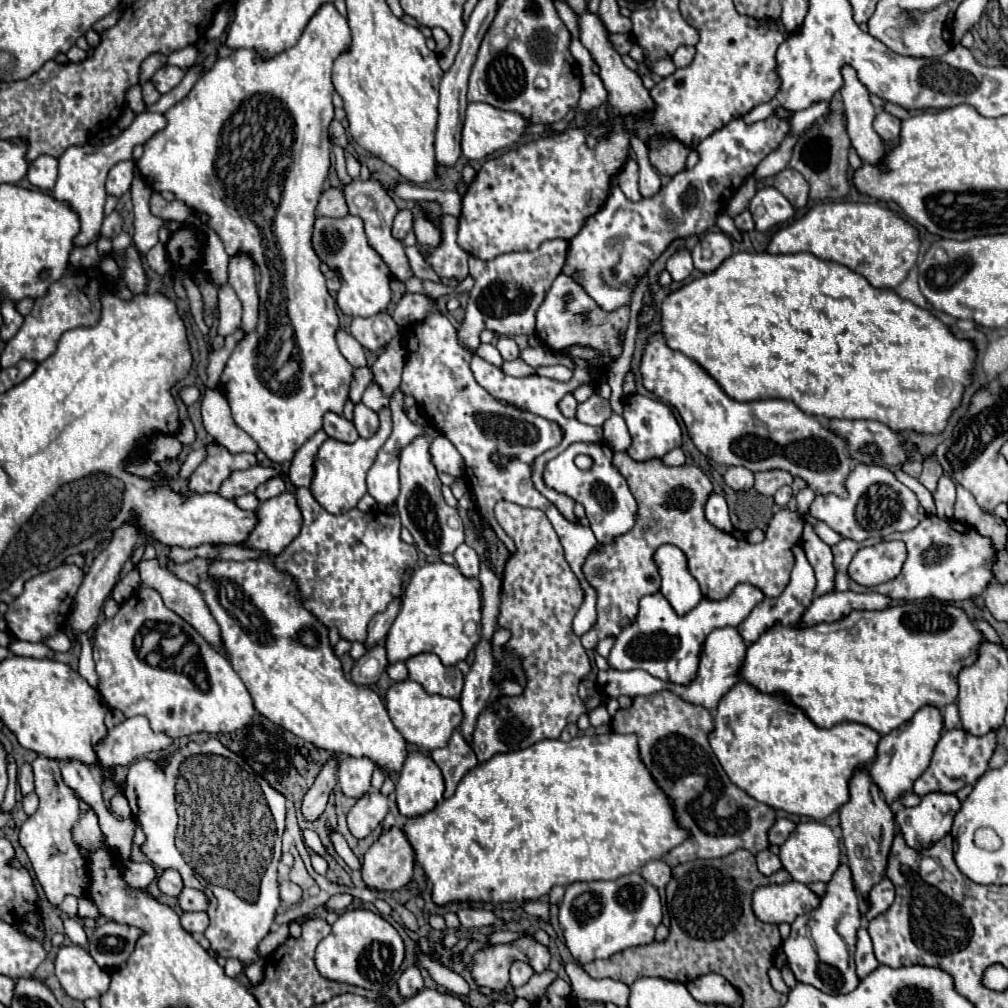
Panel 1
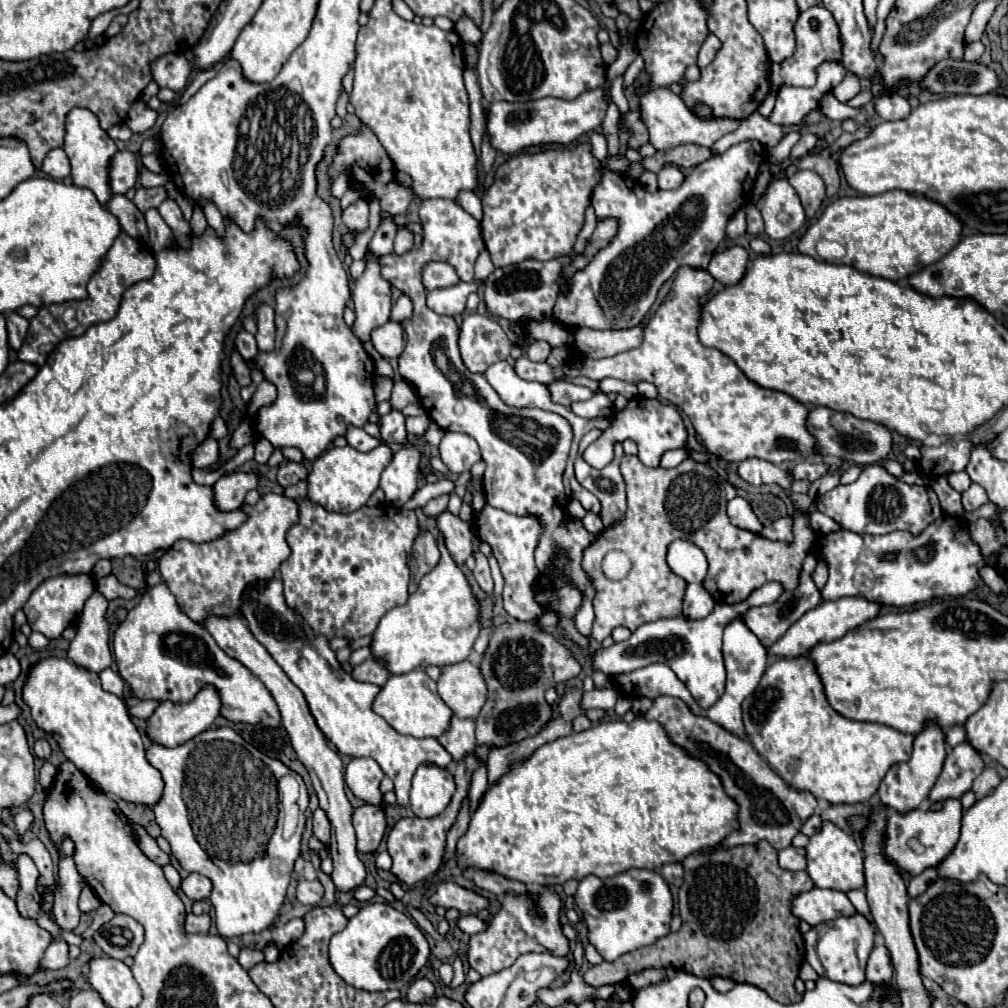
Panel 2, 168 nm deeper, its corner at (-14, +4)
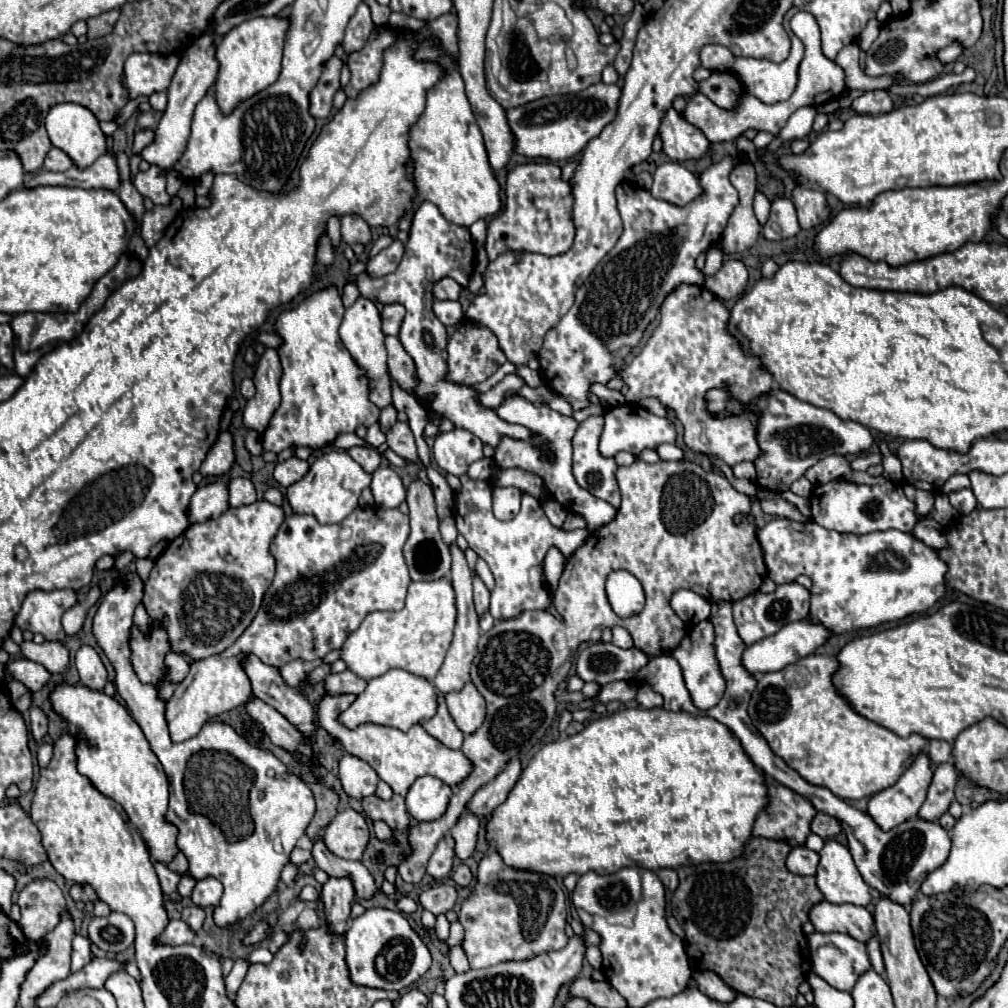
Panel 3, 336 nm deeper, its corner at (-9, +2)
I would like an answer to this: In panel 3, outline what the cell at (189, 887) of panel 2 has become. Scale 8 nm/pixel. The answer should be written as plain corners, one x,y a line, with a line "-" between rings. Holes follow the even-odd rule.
206,877
202,881
196,883
194,887
194,893
192,893
192,901
198,905
198,907
214,907
220,903
220,897
222,897
222,883
214,877

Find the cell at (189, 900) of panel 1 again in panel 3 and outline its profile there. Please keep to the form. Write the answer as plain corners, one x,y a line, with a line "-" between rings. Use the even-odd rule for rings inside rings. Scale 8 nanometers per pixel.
184,907
182,911
182,921
192,929
192,931
198,931
204,923
204,911
200,907

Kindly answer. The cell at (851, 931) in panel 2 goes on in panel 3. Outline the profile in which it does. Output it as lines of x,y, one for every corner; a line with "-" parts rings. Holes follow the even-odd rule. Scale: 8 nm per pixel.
814,931
812,935
808,935
808,943
810,943
810,953
812,953
812,969
816,975
820,975
826,983
830,983
832,987
850,993
852,987
856,985
858,977
864,975
872,965
866,953
866,945
844,935
844,933
818,933

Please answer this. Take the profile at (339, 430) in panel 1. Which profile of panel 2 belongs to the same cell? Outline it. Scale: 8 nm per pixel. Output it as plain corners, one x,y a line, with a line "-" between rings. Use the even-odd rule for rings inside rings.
349,425
347,427
347,433
345,433
345,439
351,447
355,447
357,451
371,451
373,447
377,447
381,441
377,437
371,437
369,433
365,433
361,427
355,427
355,425

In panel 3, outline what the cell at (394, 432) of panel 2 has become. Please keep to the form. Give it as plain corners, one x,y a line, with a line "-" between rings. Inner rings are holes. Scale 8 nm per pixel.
396,421
396,425
386,433
386,443
388,443
388,447
390,447
394,453
398,453
400,457
404,457
404,459
408,459
408,461
414,461
414,463
420,463
418,453
416,453
414,435
412,435
408,423

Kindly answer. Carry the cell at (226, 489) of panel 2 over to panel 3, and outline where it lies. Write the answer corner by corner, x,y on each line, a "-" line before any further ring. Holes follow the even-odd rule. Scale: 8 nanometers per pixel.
222,481
210,483
206,487
196,489
190,499
190,507
186,515
190,515
190,525
204,523
208,519
216,519
228,509
228,487

